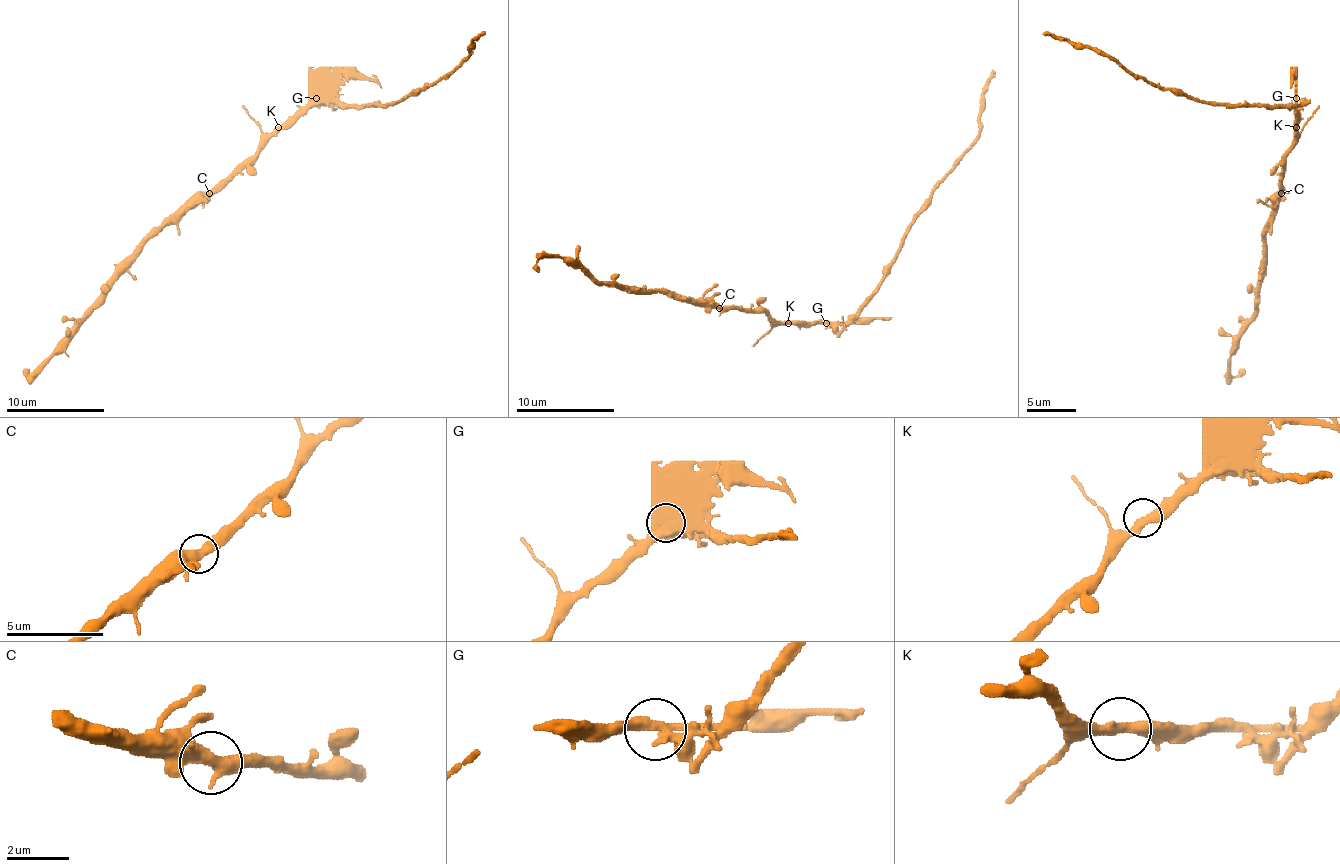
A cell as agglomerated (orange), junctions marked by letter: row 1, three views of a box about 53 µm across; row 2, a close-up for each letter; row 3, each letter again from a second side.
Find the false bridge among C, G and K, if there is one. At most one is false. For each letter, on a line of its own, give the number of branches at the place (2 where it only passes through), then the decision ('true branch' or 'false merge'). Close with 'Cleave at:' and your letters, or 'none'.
C: 2 branches meet; true branch
G: 2 branches meet; false merge
K: 2 branches meet; true branch
Cleave at: G

